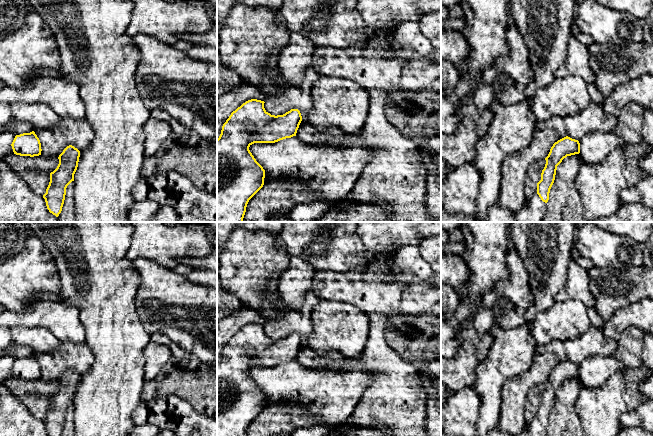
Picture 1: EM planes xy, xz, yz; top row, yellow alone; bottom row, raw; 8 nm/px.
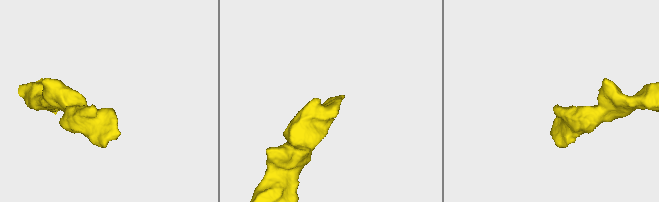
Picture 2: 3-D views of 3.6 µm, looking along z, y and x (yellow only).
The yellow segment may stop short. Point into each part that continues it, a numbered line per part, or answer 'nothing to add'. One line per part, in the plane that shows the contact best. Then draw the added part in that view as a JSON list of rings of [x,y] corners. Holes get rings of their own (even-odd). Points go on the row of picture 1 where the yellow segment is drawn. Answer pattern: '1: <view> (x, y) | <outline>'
1: yz (534, 210) | [[[536,193],[530,199],[527,199],[526,204],[515,213],[517,222],[542,222],[547,211],[547,203],[543,202]]]

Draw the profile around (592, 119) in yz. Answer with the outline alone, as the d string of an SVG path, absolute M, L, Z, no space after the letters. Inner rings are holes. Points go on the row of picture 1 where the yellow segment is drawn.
M594 102L564 118L556 116L537 121L531 144L509 154L503 162L499 204L513 213L523 207L527 201L528 169L538 160L545 159L555 142L566 136L580 141L592 132L608 133L615 129L617 122L617 117L607 114L603 105Z

